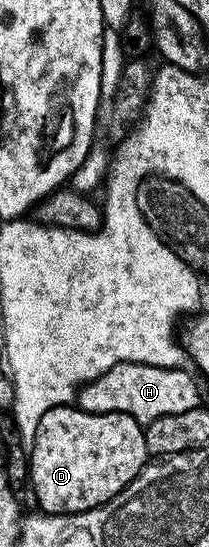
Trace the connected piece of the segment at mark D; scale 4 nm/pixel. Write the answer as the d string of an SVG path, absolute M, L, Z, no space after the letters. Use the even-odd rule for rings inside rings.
M67 404L65 406L57 406L48 412L44 412L44 416L40 420L40 424L36 428L36 436L34 437L34 445L29 447L29 485L34 485L34 498L38 501L37 509L48 514L79 514L85 510L91 510L97 506L103 506L112 496L119 494L124 487L131 482L147 465L148 455L146 452L146 431L144 426L137 422L132 416L126 414L89 414L86 410L81 410L77 405Z

